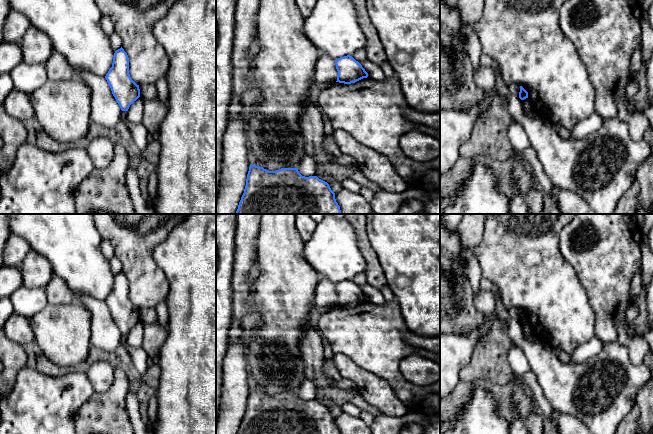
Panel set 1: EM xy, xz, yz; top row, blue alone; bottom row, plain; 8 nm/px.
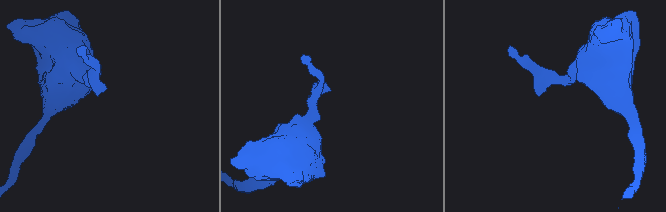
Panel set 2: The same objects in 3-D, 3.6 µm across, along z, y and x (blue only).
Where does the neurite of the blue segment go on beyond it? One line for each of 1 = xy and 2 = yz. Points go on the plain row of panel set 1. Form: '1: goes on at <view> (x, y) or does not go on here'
1: does not go on here
2: does not go on here

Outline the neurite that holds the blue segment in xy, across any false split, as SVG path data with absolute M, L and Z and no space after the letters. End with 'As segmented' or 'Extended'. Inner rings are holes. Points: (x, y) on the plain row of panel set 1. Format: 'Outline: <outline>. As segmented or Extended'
Outline: M122 271L115 275L112 291L105 302L121 334L128 335L130 329L140 321L140 313L130 301L129 282Z. As segmented

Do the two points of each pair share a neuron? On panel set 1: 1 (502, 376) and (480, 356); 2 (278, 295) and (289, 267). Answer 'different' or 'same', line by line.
1: same
2: same

